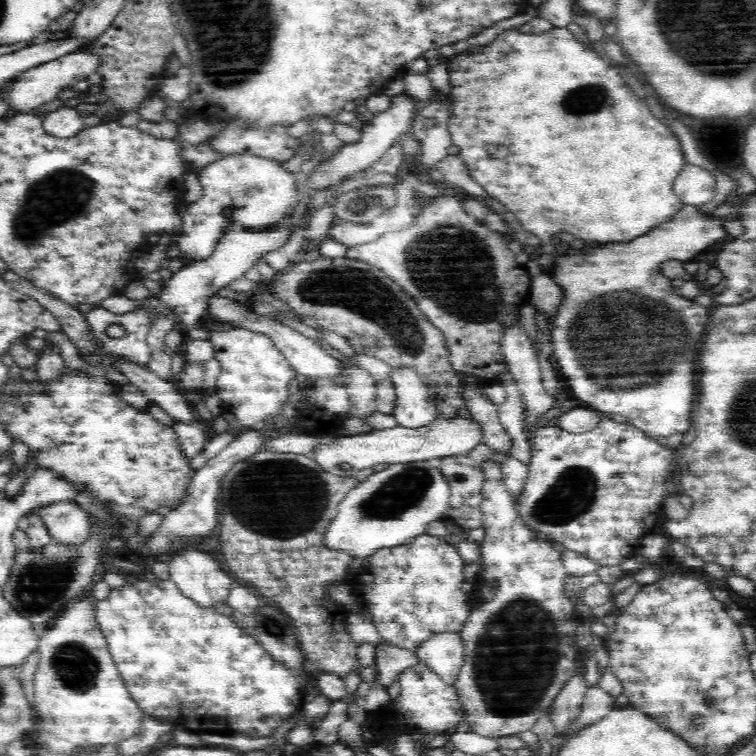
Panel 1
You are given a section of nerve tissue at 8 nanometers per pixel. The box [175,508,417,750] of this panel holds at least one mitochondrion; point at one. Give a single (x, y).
(274, 630)

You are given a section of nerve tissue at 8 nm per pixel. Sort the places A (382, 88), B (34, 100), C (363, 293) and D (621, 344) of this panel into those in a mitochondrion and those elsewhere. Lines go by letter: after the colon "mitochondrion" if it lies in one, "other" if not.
A: other
B: other
C: mitochondrion
D: mitochondrion

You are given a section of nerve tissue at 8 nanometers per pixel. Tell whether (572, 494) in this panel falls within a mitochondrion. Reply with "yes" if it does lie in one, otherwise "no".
yes

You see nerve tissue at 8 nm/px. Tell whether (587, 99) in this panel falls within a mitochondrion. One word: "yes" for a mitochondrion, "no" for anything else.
yes

